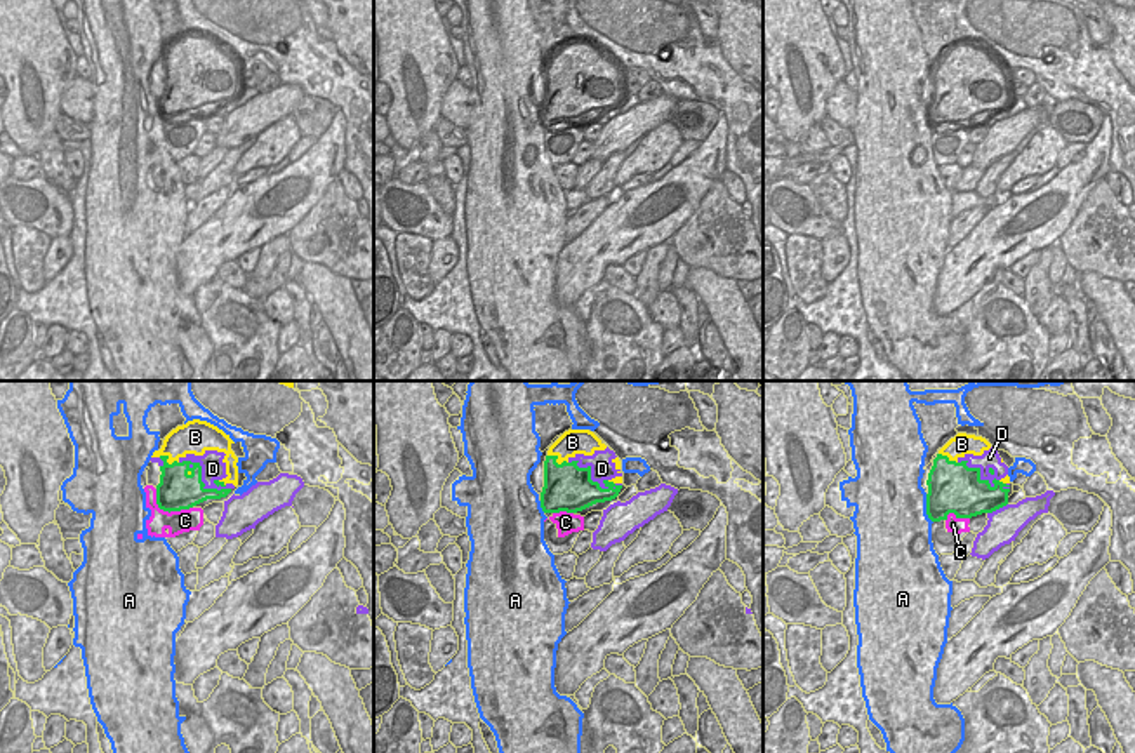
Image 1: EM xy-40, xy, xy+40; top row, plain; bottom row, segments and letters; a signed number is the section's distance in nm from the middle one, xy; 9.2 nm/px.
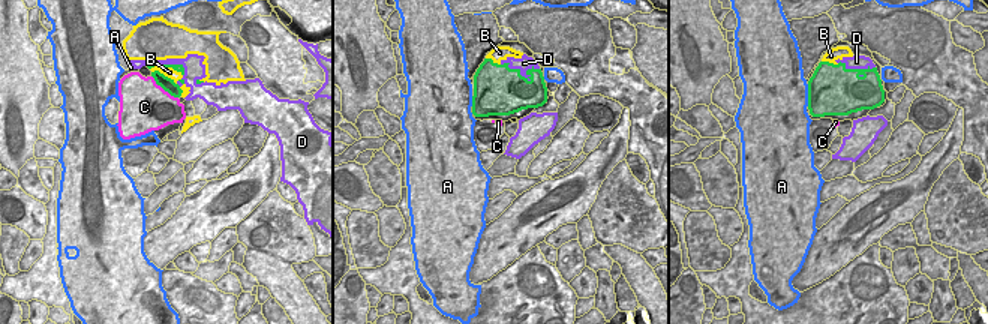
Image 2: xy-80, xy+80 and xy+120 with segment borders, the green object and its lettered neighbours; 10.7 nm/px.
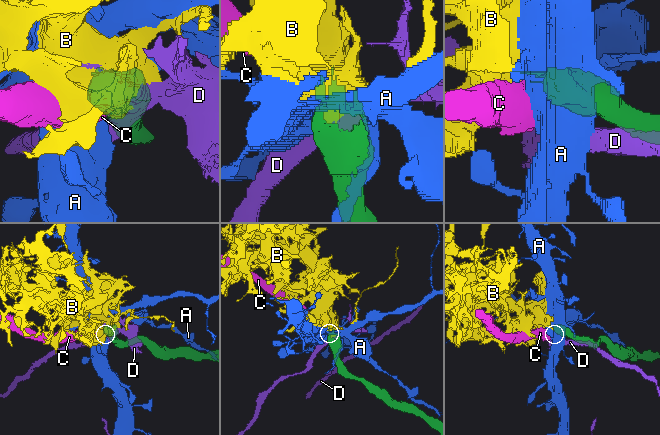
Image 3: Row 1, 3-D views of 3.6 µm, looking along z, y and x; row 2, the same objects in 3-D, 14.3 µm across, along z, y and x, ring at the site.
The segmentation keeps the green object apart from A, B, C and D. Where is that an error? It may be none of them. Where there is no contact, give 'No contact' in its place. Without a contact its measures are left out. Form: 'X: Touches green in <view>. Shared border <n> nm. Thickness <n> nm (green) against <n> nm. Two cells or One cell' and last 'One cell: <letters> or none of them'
A: Touches green in xy+40. Shared border 280 nm. Thickness 380 nm (green) against 480 nm. Two cells
B: Touches green in xy. Shared border 200 nm. Thickness 420 nm (green) against 240 nm. Two cells
C: Touches green in xy-40. Shared border 400 nm. Thickness 360 nm (green) against 220 nm. One cell
D: Touches green in xy-40. Shared border 550 nm. Thickness 360 nm (green) against 220 nm. Two cells
One cell: C

